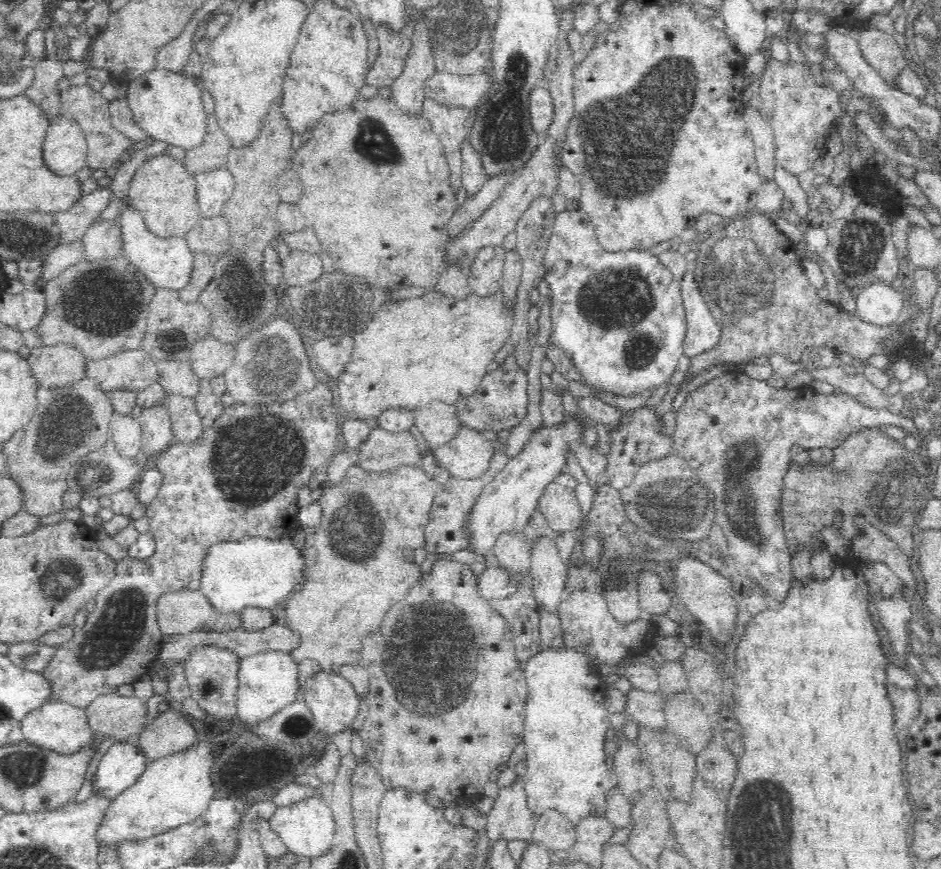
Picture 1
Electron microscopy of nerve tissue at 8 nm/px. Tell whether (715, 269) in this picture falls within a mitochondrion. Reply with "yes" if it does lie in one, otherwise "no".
yes

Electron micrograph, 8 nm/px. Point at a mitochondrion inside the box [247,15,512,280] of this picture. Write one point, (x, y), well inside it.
(377, 144)

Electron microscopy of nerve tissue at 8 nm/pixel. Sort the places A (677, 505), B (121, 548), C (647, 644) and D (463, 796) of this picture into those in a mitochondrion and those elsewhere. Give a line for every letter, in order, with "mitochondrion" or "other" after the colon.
A: mitochondrion
B: other
C: other
D: other

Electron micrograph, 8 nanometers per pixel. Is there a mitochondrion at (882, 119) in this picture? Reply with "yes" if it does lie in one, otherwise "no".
no

